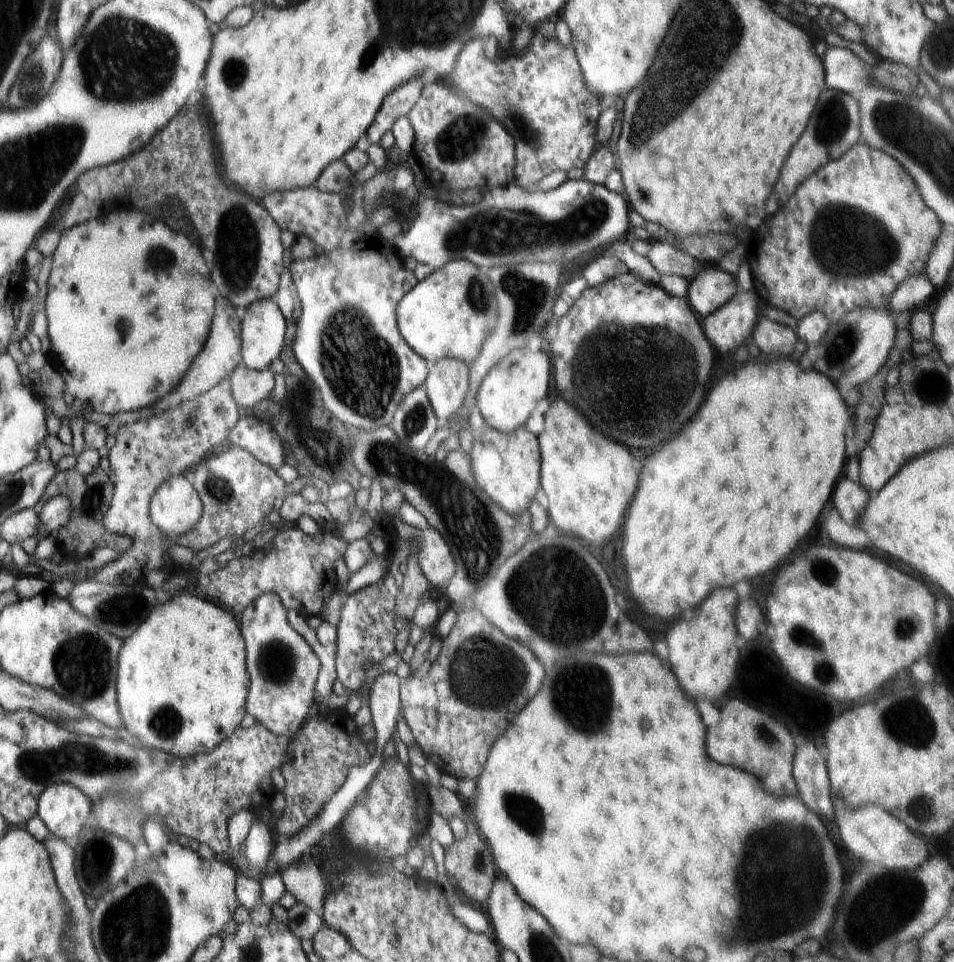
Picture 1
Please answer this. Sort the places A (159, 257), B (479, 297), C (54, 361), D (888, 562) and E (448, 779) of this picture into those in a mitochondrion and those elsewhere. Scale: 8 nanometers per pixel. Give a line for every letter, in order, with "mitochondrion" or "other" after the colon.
A: mitochondrion
B: mitochondrion
C: other
D: other
E: other

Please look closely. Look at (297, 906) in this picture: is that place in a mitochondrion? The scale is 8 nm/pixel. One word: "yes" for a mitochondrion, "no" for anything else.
no

